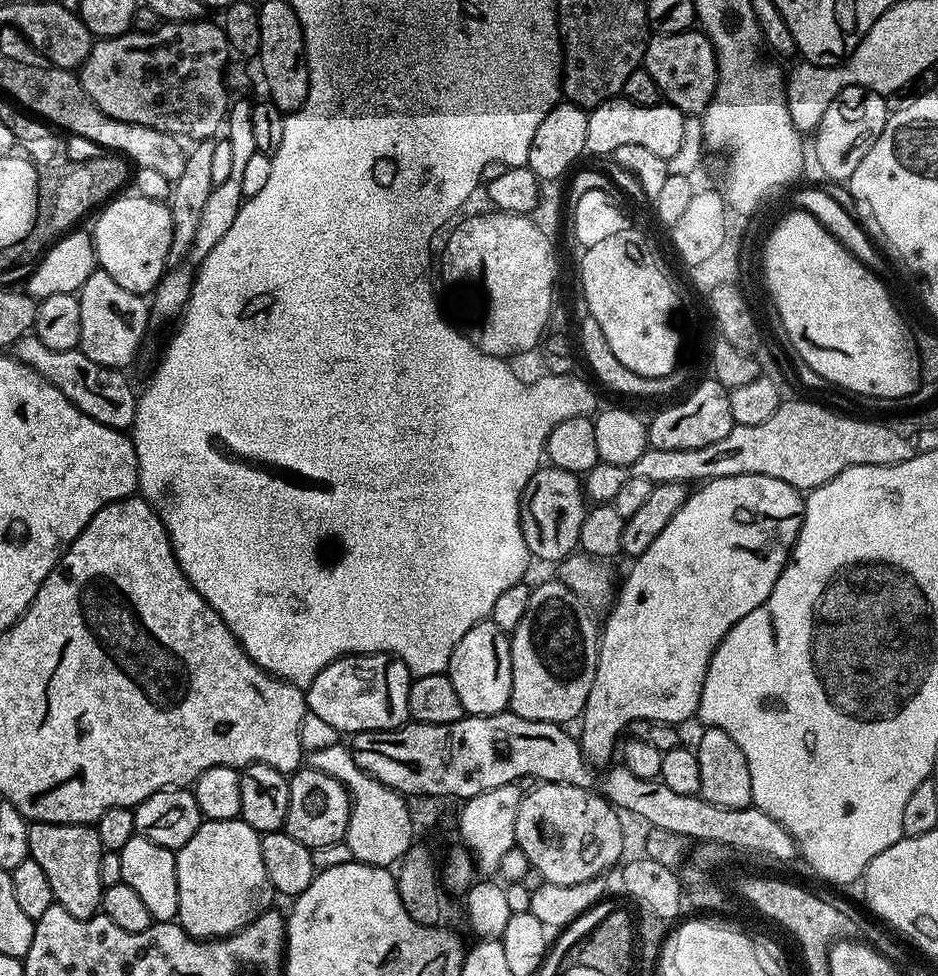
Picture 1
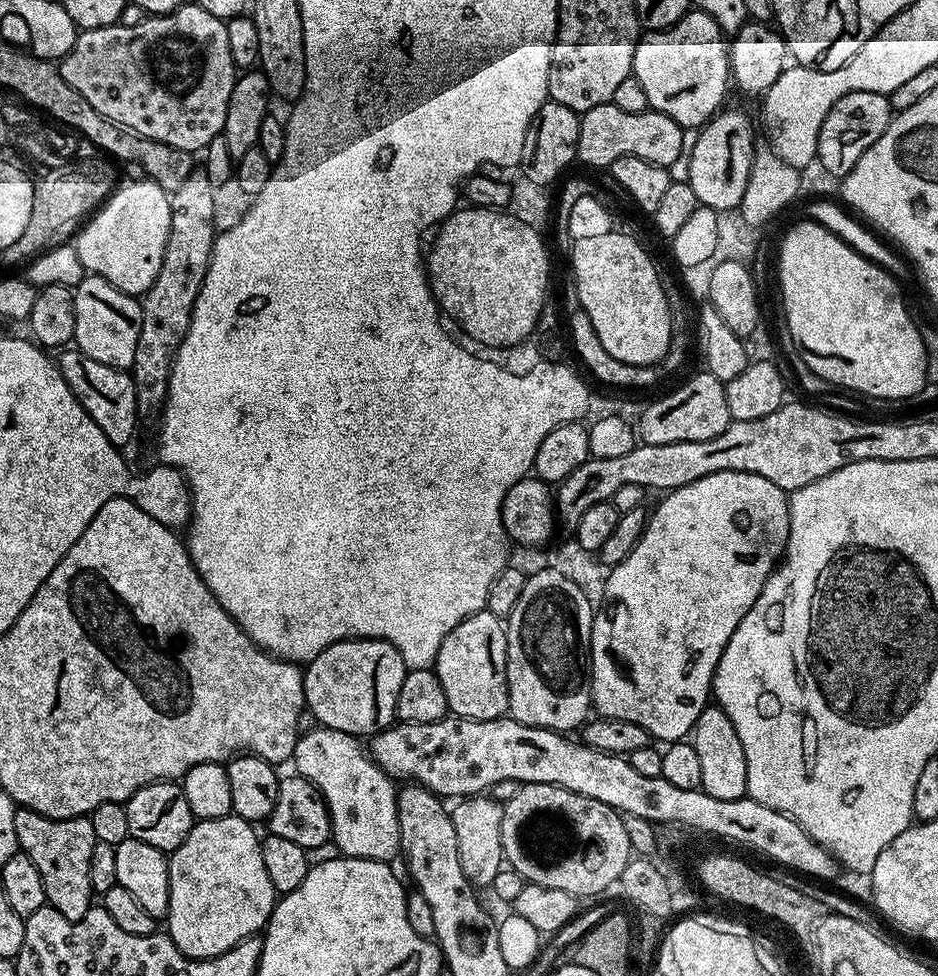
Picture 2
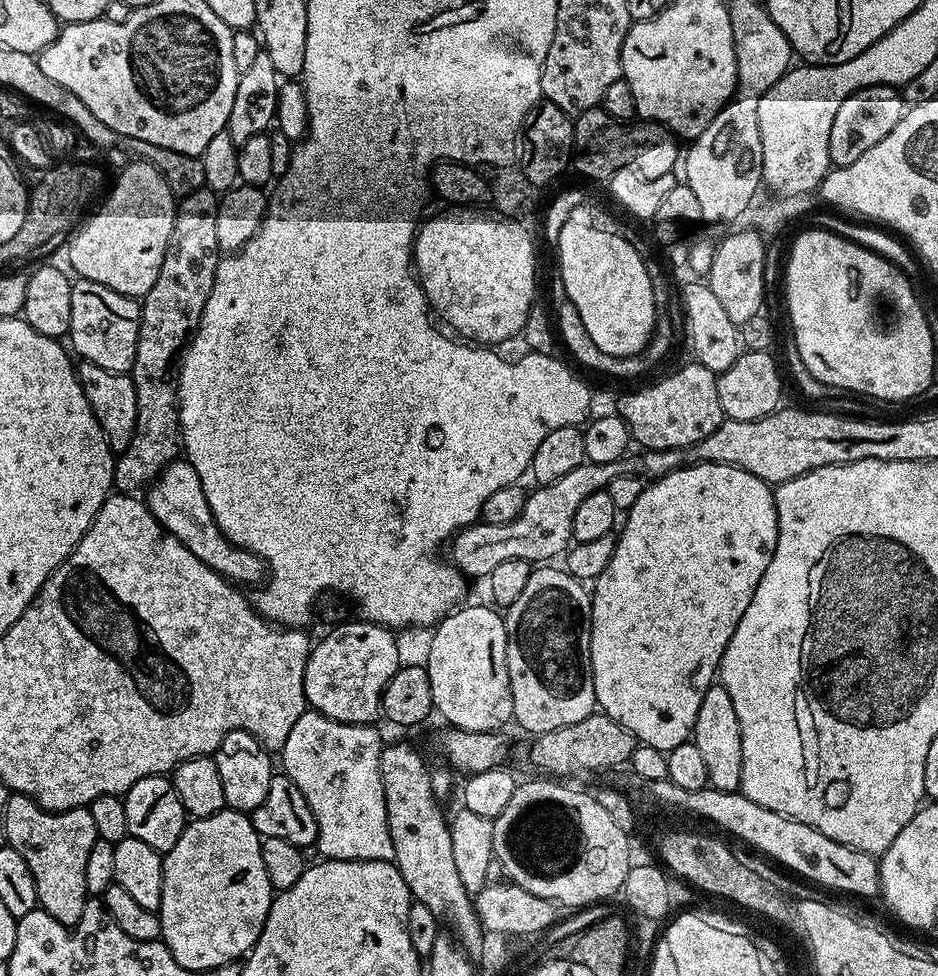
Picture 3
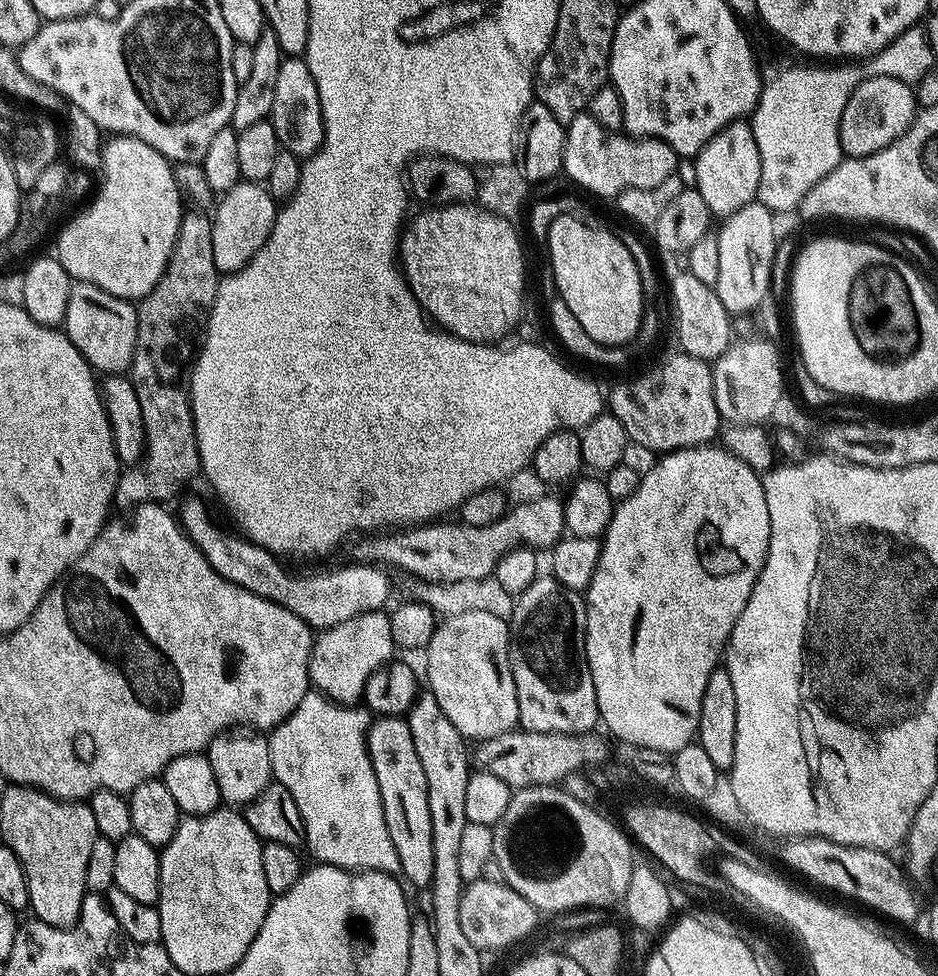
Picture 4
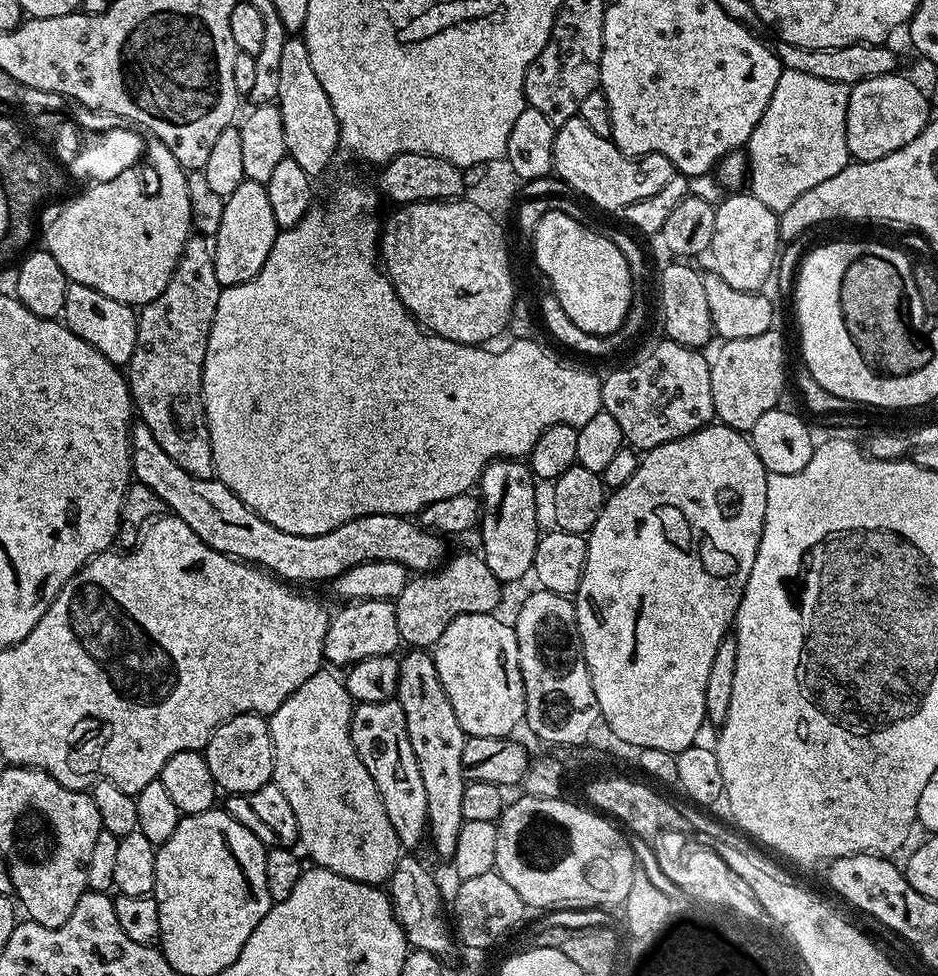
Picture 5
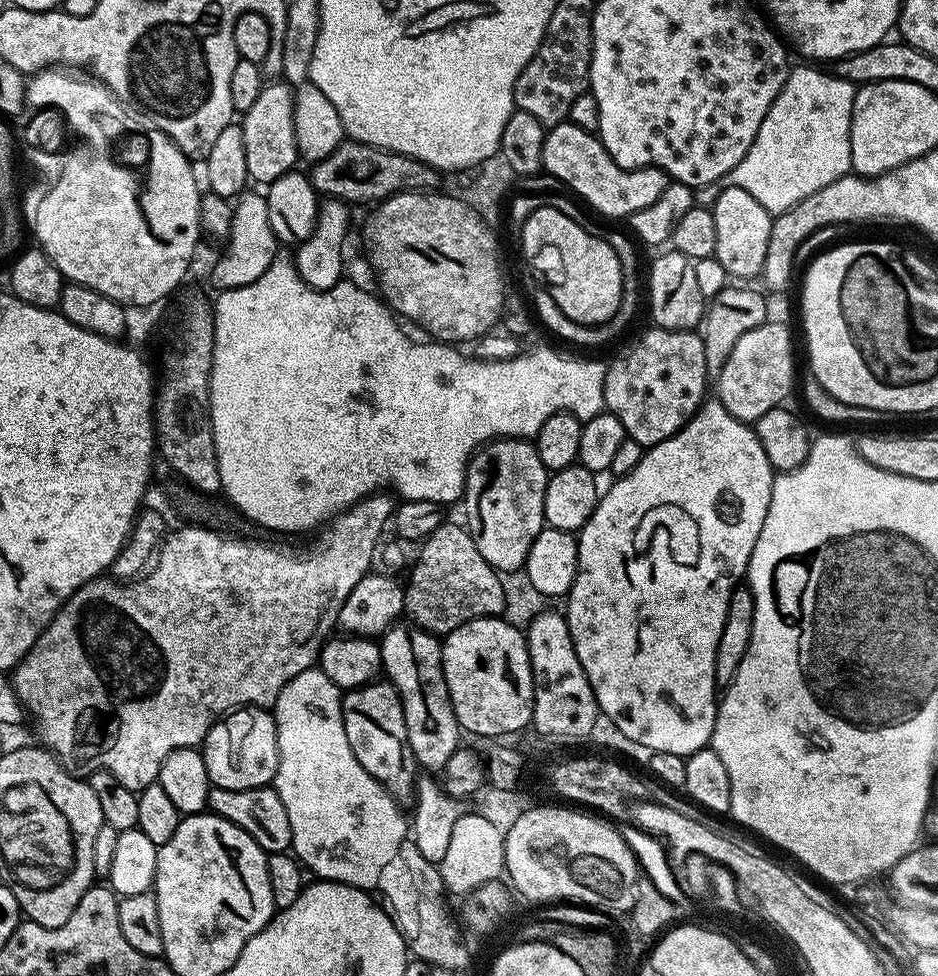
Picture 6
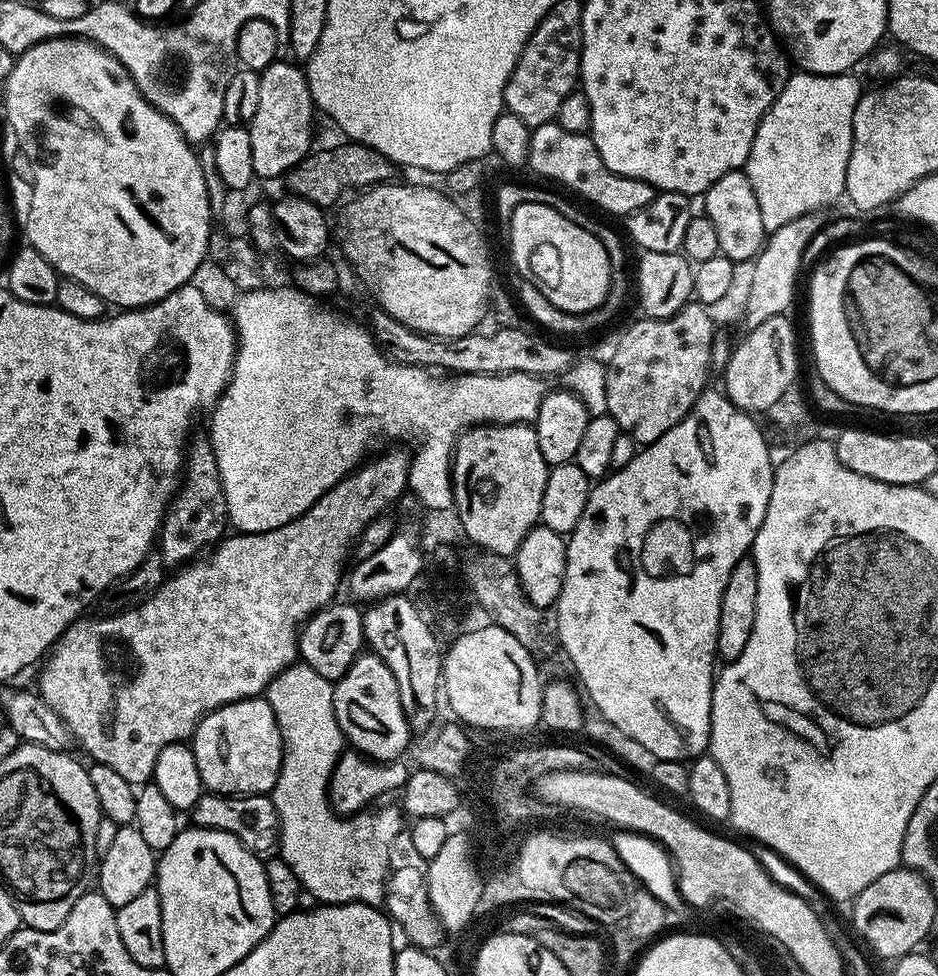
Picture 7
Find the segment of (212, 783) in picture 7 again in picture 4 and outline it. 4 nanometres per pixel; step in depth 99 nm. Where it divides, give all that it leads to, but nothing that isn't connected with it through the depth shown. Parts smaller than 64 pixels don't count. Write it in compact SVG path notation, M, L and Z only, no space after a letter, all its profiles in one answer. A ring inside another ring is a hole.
M237 726L229 728L217 734L212 739L211 744L206 749L206 755L211 768L214 769L214 778L218 781L218 790L220 791L221 801L228 806L243 806L249 804L267 784L273 783L272 759L270 758L270 746L268 745L268 736L263 731L249 728L247 726Z

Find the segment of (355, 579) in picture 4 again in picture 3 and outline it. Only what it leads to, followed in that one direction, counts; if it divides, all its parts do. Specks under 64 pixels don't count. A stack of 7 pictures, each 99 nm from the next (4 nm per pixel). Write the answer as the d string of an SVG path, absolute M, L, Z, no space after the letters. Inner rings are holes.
M177 458L169 463L147 487L144 501L155 520L170 535L178 538L199 561L210 566L224 579L242 586L259 585L265 579L266 569L260 556L246 551L240 545L232 545L222 534L206 502L198 472L187 460Z

